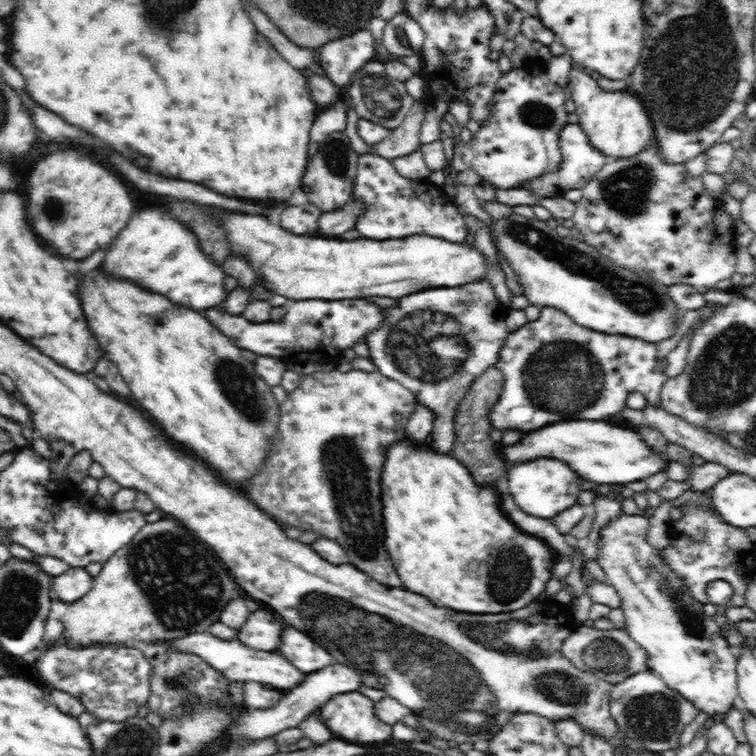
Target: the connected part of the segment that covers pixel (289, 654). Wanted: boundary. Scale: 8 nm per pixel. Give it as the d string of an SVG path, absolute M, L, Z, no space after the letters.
M291 626L282 632L281 644L277 650L306 675L337 662L333 654Z

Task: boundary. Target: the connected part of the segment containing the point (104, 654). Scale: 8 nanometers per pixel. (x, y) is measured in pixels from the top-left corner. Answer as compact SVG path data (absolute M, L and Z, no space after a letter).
M61 636L60 645L50 645L40 654L34 666L38 668L42 682L50 683L58 689L75 696L84 706L86 712L94 715L96 720L114 722L126 721L138 713L141 705L147 703L150 696L151 664L144 656L144 651L137 645L94 644L87 647L70 647L64 644Z

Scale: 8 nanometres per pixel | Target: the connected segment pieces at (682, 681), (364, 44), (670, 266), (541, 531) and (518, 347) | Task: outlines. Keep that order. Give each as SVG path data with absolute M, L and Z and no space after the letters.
M622 514L618 516L618 520L610 520L598 534L596 561L620 596L620 609L623 610L626 622L625 631L648 653L647 666L672 690L682 694L684 699L706 713L709 718L723 720L739 696L736 672L737 653L720 635L719 624L712 617L704 614L701 603L692 599L682 578L674 573L673 566L666 565L666 558L646 541L648 529L647 516Z
M369 28L327 42L320 48L318 70L338 88L350 85L353 74L374 58L374 42Z
M655 144L634 158L606 163L581 190L582 197L575 202L573 235L610 257L612 264L638 273L644 271L653 281L667 287L689 284L701 293L712 290L720 280L730 279L736 272L735 224L724 202L708 195L702 177L690 175L685 164L665 162Z
M504 494L501 499L502 508L505 514L513 520L524 531L544 539L552 550L559 555L569 556L571 558L571 547L564 540L564 531L562 531L554 521L546 518L538 518L529 515L519 508L512 497Z
M543 306L537 320L527 321L520 328L509 331L504 339L495 365L504 375L503 389L489 412L491 428L532 432L554 422L608 420L626 408L626 397L630 392L641 392L648 404L659 398L661 386L667 376L656 370L657 366L654 343L628 335L588 330L578 326L564 311Z

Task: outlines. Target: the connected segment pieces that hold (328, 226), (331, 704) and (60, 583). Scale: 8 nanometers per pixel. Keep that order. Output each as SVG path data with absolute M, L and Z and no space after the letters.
M352 199L340 210L320 214L318 218L320 236L339 238L346 232L356 229L356 220L364 211L363 204Z
M360 692L337 694L330 698L320 716L324 724L334 732L334 736L342 736L346 740L358 742L378 742L392 736L390 724L382 722L374 714L374 702Z
M69 567L64 574L53 577L54 601L72 604L90 592L93 578L86 567Z

